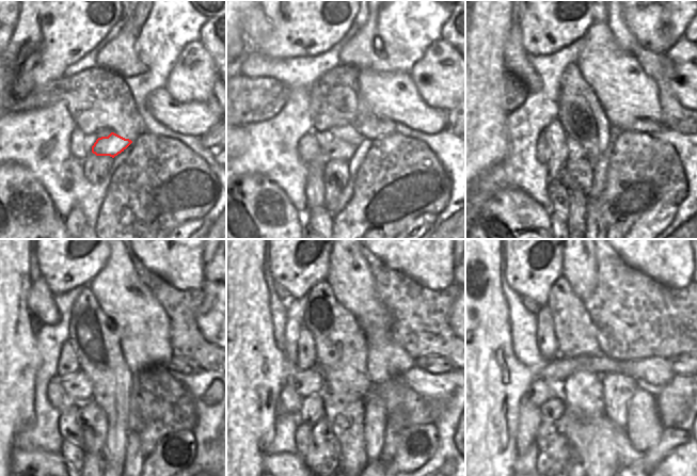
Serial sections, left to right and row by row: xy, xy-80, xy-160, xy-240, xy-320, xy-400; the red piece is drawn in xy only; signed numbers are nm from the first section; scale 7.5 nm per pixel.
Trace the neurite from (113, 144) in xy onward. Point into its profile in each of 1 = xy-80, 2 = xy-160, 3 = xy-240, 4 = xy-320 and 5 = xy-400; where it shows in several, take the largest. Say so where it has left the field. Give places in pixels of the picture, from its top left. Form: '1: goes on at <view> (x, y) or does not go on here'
1: goes on at xy-80 (337, 149)
2: goes on at xy-160 (575, 152)
3: goes on at xy-240 (78, 389)
4: goes on at xy-320 (307, 382)
5: goes on at xy-400 (538, 392)

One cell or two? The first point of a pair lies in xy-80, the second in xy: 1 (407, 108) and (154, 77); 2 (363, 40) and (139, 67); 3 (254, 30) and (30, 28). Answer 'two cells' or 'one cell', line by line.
1: two cells
2: one cell
3: two cells

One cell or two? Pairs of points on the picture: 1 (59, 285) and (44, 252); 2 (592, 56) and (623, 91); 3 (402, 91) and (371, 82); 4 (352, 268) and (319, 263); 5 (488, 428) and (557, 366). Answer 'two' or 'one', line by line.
1: one
2: one
3: one
4: two
5: one

